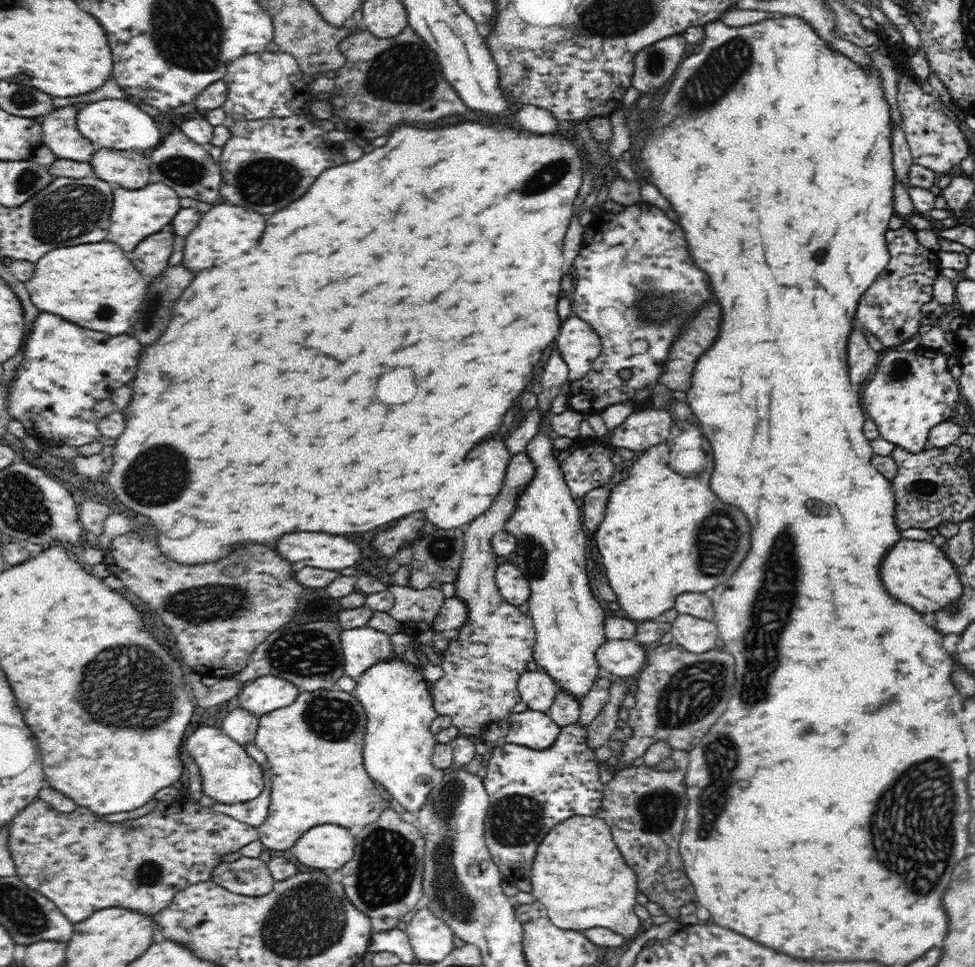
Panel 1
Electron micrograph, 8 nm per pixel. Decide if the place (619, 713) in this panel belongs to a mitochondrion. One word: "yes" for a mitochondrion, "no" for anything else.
no

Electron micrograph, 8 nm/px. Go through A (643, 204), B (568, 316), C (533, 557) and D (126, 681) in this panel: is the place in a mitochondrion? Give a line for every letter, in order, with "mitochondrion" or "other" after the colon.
A: other
B: other
C: mitochondrion
D: mitochondrion

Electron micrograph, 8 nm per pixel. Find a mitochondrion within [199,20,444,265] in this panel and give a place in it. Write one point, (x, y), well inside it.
(406, 70)

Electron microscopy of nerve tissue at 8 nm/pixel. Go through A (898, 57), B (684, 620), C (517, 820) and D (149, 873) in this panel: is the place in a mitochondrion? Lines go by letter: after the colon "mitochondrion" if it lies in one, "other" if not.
A: other
B: other
C: mitochondrion
D: mitochondrion

